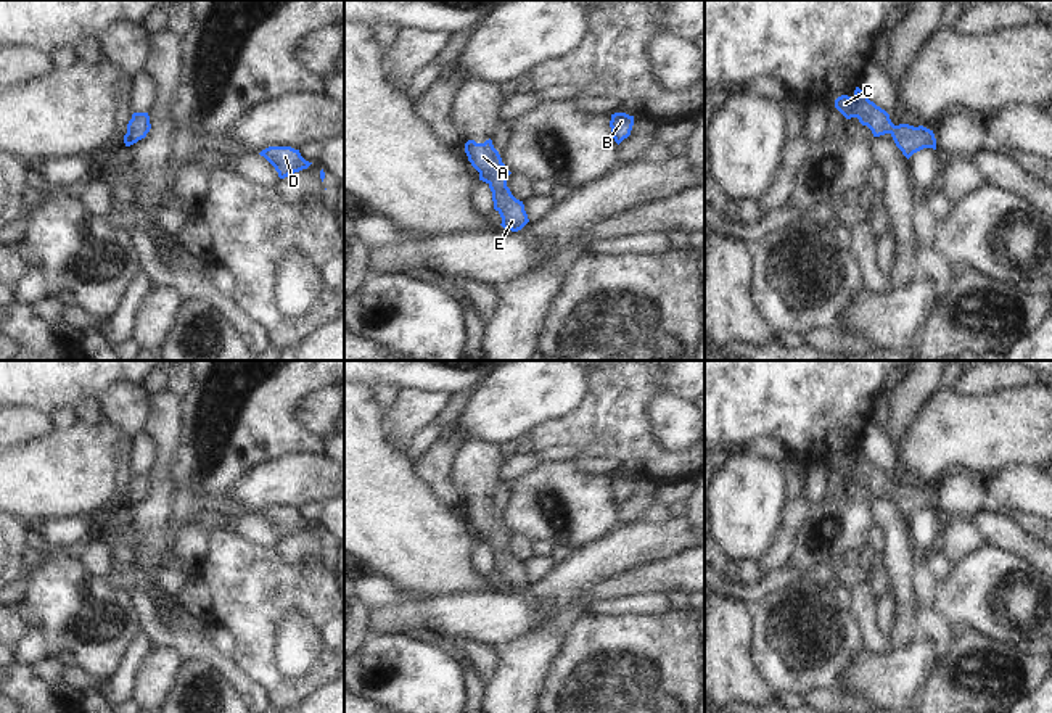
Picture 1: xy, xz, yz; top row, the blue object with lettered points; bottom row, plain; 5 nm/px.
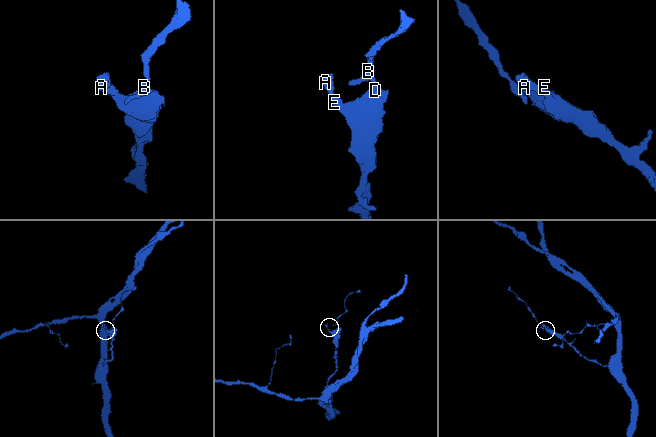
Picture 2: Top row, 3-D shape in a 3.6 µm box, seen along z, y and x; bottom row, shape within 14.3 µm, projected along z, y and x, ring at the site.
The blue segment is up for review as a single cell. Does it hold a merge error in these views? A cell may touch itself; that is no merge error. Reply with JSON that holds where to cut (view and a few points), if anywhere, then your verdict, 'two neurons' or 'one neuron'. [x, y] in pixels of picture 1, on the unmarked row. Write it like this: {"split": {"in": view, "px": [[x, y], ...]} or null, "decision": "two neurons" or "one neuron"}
{"split": null, "decision": "one neuron"}

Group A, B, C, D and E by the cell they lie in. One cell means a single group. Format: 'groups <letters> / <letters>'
groups A B C D E

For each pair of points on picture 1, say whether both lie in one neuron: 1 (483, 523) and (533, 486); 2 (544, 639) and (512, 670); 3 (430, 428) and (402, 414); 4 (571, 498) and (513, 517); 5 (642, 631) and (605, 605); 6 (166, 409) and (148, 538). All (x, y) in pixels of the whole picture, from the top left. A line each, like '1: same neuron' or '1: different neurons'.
1: different neurons
2: same neuron
3: different neurons
4: same neuron
5: different neurons
6: same neuron

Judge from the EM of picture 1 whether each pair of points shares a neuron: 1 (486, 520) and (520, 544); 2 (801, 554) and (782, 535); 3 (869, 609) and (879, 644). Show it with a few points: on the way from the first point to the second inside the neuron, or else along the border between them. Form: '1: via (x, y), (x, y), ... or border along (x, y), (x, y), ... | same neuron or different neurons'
1: border along (510, 533), (507, 548), (523, 562) | different neurons
2: border along (801, 525), (793, 551), (785, 564) | different neurons
3: via (869, 617), (872, 636) | same neuron

